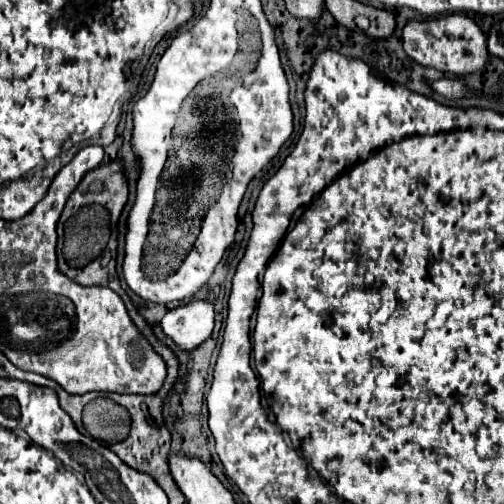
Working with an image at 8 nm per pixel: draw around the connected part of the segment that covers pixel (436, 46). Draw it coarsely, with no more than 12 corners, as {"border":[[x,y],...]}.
{"border":[[466,15],[410,21],[404,51],[466,75],[488,63],[488,37]]}

